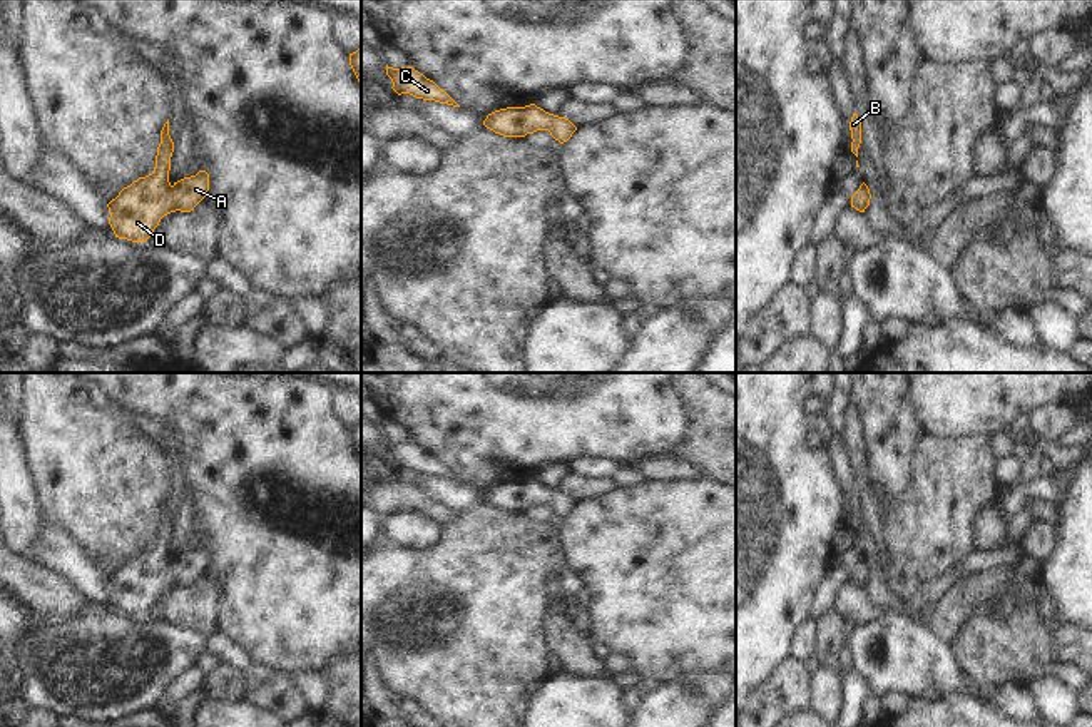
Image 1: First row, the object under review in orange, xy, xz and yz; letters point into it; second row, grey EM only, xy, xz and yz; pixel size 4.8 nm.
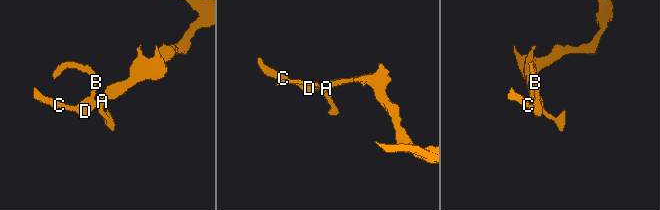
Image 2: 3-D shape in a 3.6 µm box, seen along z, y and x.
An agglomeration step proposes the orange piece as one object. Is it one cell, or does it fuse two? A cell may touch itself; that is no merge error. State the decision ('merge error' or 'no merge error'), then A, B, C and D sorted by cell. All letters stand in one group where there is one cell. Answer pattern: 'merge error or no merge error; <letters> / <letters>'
no merge error; A B C D

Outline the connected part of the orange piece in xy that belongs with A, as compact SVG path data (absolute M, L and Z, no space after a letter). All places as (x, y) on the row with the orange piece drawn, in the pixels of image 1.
M169 120L161 130L154 172L139 177L124 187L107 207L109 224L119 239L145 242L161 219L171 212L191 212L209 191L209 174L199 170L196 175L169 182L174 142L169 135Z

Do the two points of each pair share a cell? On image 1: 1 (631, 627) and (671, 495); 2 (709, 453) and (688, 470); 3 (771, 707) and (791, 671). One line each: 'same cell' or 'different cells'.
1: same cell
2: different cells
3: same cell

